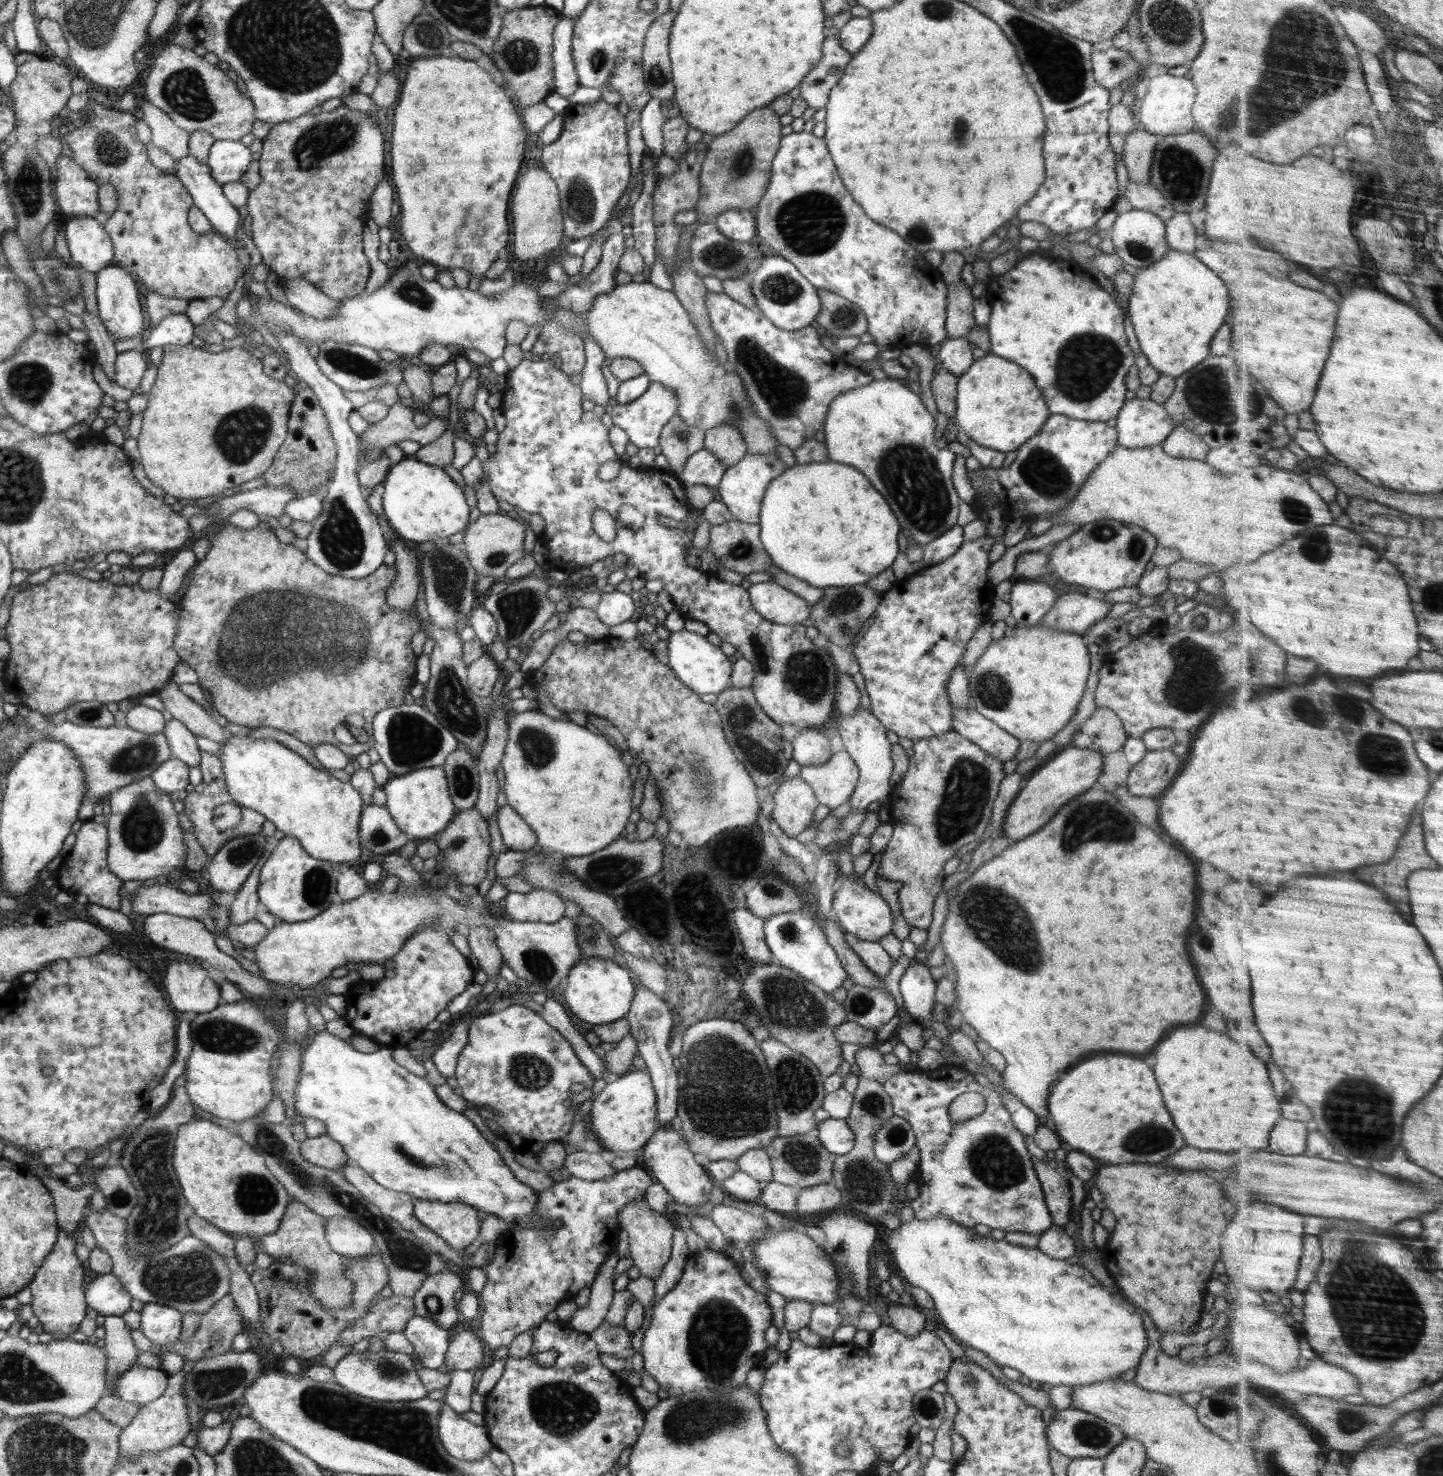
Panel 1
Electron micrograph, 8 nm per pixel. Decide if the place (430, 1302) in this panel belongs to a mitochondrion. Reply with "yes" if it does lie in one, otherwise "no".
yes

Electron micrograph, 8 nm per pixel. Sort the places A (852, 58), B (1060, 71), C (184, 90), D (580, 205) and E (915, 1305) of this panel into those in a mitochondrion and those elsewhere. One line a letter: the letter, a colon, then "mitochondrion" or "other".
A: other
B: mitochondrion
C: mitochondrion
D: mitochondrion
E: other

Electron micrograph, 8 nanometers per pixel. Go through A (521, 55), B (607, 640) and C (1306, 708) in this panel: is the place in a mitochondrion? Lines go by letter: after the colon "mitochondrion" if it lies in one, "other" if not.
A: mitochondrion
B: other
C: mitochondrion

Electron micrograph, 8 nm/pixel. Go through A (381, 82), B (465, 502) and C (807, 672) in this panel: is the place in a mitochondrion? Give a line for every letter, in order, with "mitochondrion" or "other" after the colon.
A: other
B: other
C: mitochondrion

